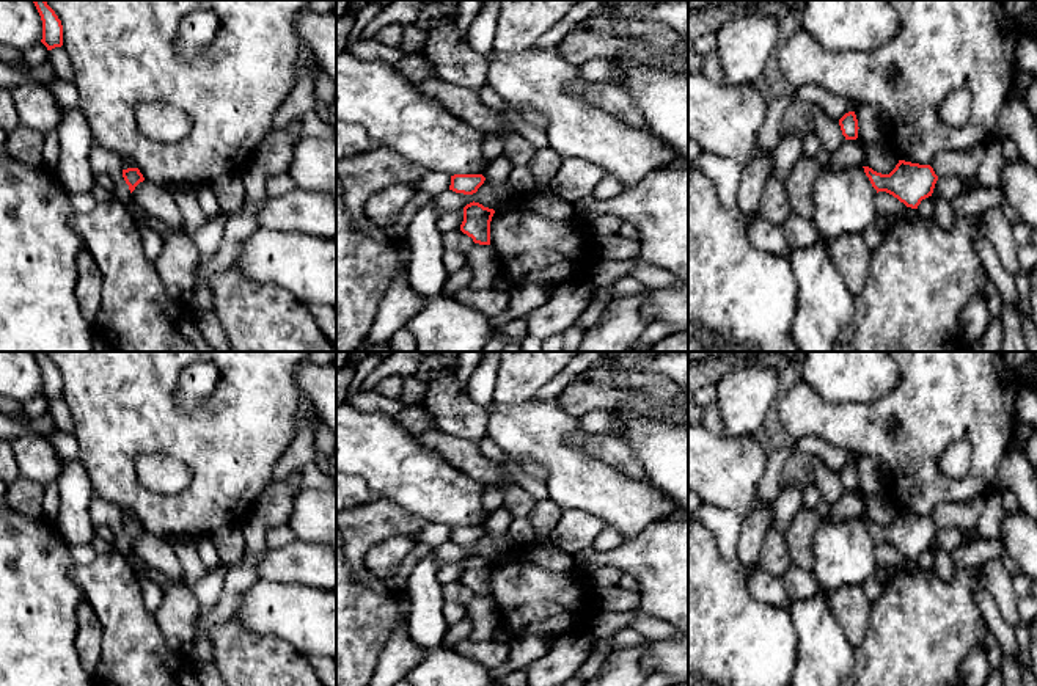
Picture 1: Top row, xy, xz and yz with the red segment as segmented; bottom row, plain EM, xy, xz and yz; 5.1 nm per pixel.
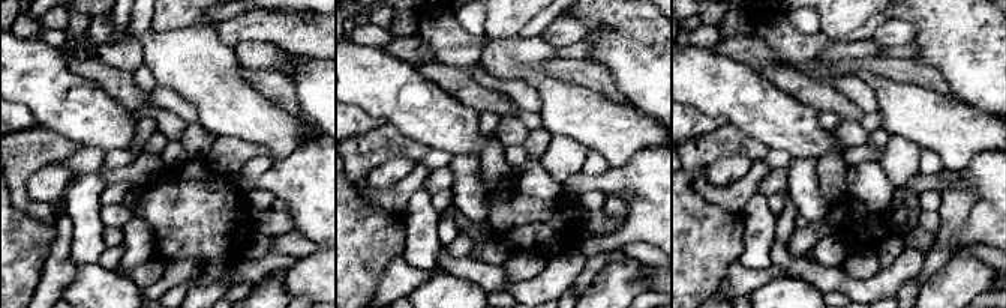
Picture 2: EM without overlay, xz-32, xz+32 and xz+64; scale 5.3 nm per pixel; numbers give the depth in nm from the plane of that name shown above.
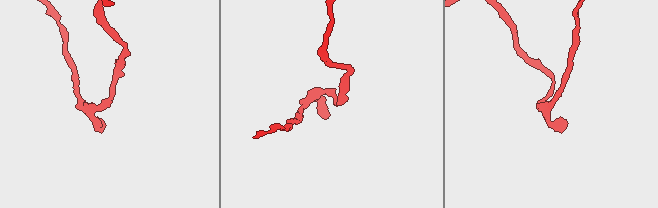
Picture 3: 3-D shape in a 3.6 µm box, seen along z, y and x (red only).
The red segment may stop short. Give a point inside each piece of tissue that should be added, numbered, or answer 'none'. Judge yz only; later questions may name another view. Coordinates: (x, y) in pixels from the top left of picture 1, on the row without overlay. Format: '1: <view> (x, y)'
1: yz (921, 628)

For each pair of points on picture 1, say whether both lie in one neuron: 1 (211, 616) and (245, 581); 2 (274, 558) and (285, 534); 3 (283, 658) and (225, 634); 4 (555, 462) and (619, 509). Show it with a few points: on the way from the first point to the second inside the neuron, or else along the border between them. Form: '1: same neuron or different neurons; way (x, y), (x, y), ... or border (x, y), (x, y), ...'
1: same neuron; way (220, 608), (236, 591)
2: different neurons; border (296, 537), (286, 545), (267, 548)
3: same neuron; way (269, 658), (249, 658), (239, 649)
4: same neuron; way (571, 473), (580, 482), (593, 485), (604, 493)

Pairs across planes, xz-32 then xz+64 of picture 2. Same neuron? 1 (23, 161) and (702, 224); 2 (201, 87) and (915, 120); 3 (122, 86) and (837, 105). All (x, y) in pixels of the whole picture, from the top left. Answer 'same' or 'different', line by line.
1: different
2: same
3: same

